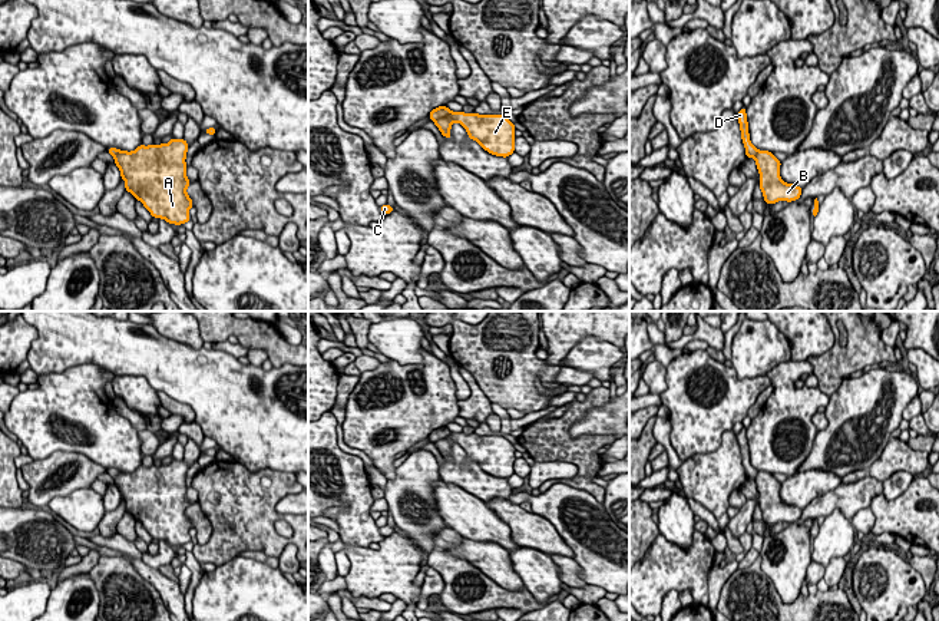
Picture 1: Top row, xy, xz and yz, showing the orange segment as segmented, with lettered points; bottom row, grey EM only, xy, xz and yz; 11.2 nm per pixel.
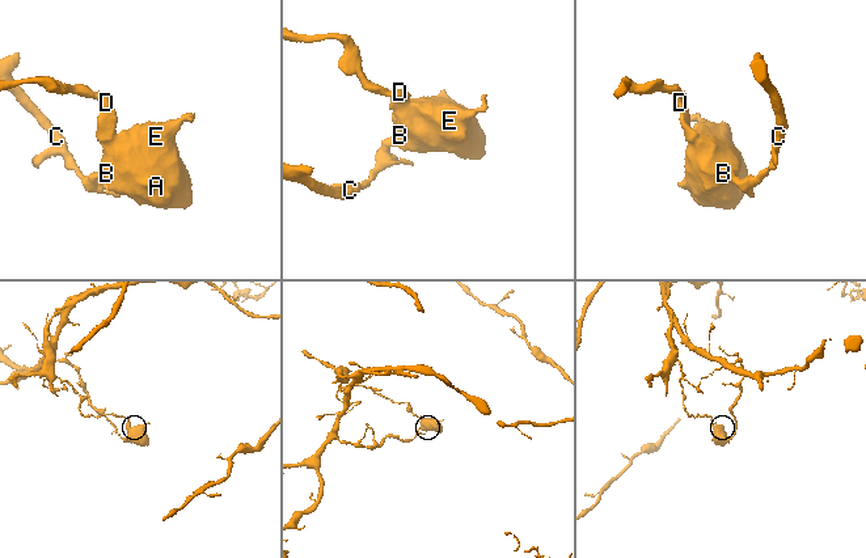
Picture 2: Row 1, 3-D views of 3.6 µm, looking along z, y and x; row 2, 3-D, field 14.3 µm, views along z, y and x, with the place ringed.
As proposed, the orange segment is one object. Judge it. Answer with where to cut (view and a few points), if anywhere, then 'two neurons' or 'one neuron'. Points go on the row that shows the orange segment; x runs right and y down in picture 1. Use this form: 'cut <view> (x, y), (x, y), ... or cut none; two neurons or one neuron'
cut xz (450, 111), (435, 122); two neurons

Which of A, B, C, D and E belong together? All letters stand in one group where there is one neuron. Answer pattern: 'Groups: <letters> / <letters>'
Groups: A B C E / D

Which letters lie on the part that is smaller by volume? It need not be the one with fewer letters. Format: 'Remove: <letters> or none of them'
Remove: D

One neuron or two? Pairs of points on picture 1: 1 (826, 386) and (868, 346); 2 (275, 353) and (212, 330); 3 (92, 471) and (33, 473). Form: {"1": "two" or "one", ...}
{"1": "one", "2": "one", "3": "one"}

